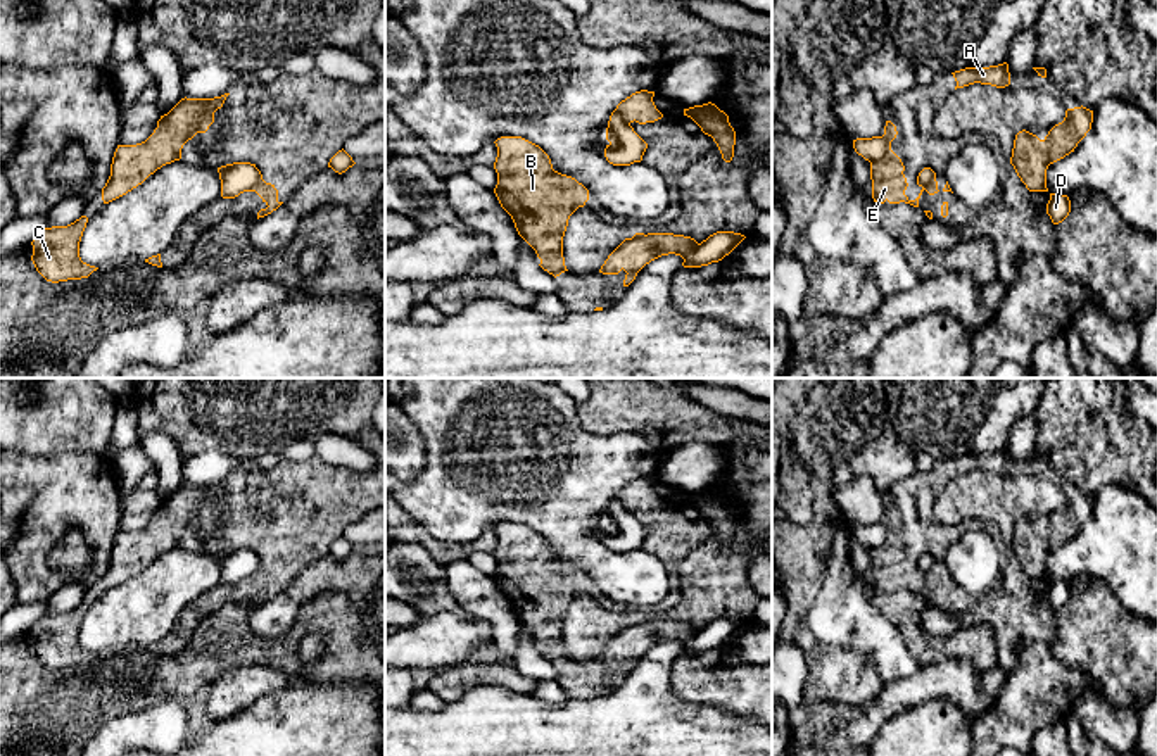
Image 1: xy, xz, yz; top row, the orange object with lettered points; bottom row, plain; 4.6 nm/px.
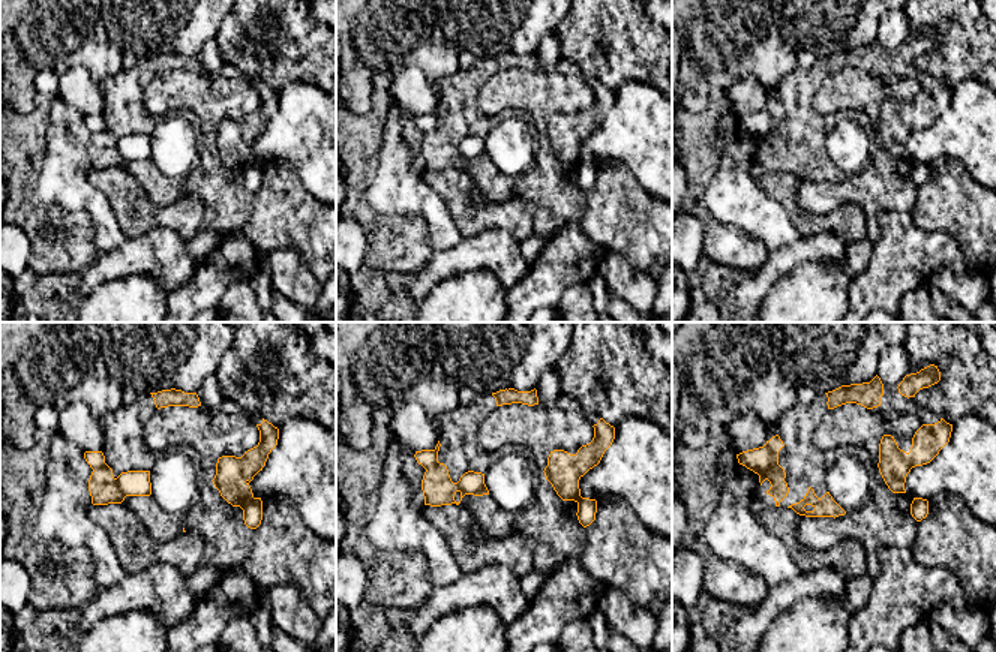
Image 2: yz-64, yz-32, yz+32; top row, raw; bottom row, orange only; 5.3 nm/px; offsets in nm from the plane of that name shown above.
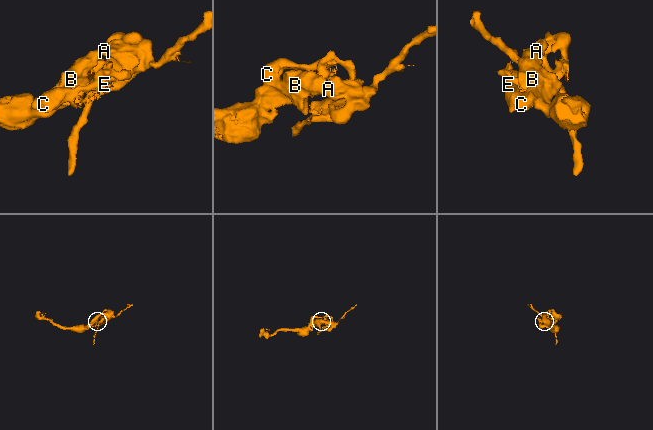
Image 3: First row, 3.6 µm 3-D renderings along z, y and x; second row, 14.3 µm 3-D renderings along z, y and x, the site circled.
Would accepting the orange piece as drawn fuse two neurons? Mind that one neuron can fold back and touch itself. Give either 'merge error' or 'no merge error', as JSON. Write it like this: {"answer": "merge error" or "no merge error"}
{"answer": "merge error"}

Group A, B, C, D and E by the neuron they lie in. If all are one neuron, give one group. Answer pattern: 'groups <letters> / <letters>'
groups A B C E / D

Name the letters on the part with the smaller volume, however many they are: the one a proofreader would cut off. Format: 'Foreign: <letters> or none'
Foreign: D

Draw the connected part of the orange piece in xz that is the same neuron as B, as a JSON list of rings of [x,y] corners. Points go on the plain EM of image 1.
[[[501,523],[494,530],[494,580],[518,621],[535,637],[539,652],[556,665],[568,658],[563,644],[568,606],[585,592],[589,576],[554,558],[549,542],[522,523]]]

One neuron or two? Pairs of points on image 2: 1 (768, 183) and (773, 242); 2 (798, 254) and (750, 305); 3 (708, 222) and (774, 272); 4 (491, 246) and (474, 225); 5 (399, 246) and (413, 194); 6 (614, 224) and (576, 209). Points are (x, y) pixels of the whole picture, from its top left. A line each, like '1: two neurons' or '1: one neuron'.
1: two neurons
2: one neuron
3: two neurons
4: two neurons
5: two neurons
6: two neurons

